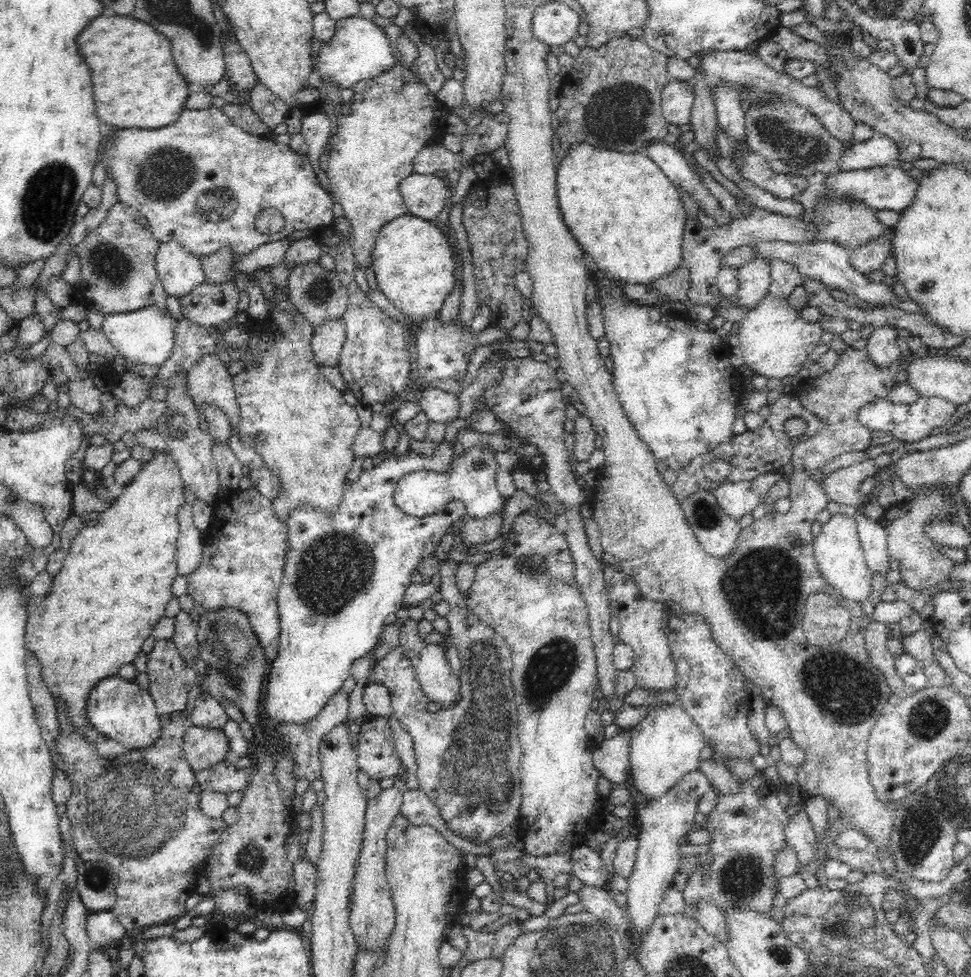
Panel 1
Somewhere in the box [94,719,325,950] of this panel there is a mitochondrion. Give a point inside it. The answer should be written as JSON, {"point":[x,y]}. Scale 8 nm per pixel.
{"point":[250,859]}

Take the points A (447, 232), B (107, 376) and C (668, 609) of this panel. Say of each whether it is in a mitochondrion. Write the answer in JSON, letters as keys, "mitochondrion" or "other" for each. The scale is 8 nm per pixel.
{"A":"other","B":"other","C":"other"}

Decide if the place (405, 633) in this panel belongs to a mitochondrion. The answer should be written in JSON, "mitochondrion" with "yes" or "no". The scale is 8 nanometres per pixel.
{"mitochondrion":"no"}

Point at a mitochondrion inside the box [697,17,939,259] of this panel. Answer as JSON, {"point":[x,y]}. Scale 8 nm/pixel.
{"point":[796,149]}

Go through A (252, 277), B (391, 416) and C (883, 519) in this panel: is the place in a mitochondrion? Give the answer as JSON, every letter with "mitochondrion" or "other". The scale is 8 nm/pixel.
{"A":"other","B":"other","C":"other"}

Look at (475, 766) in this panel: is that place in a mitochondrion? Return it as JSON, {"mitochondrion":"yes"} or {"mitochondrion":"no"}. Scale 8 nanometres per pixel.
{"mitochondrion":"yes"}

